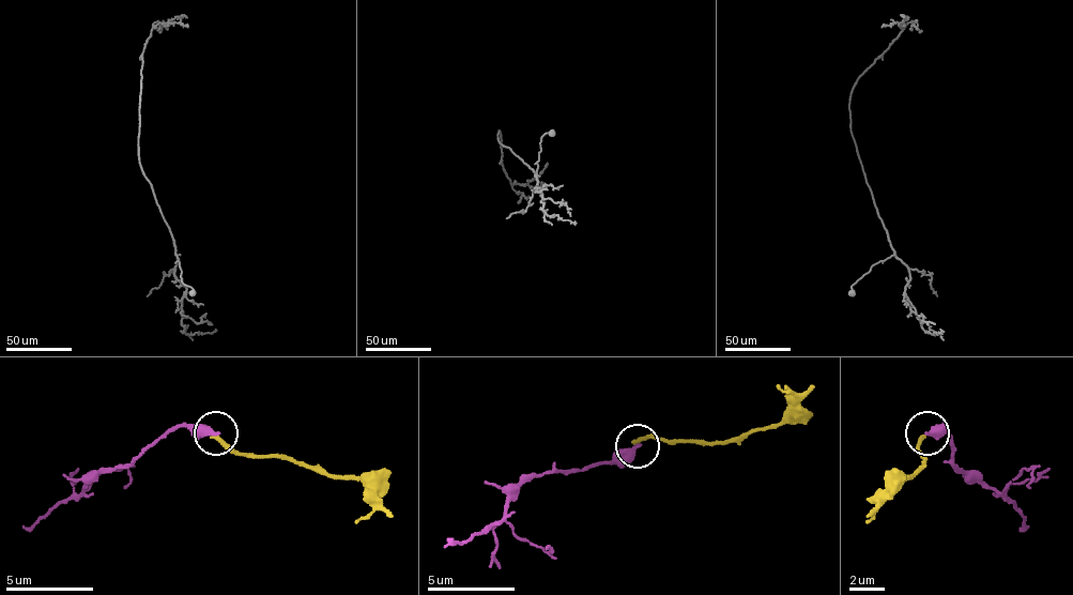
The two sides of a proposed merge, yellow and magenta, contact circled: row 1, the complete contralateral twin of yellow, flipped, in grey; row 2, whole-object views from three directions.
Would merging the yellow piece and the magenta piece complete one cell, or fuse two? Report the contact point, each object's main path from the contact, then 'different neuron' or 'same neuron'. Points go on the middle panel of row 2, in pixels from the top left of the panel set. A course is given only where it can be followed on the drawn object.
place (638, 446); course yellow (639, 443), (731, 443), (752, 429), (775, 425), (792, 403), (779, 386); course magenta (639, 447), (586, 464), (555, 469), (520, 487), (507, 504), (507, 521), (524, 539), (547, 552), (547, 548); different neuron

